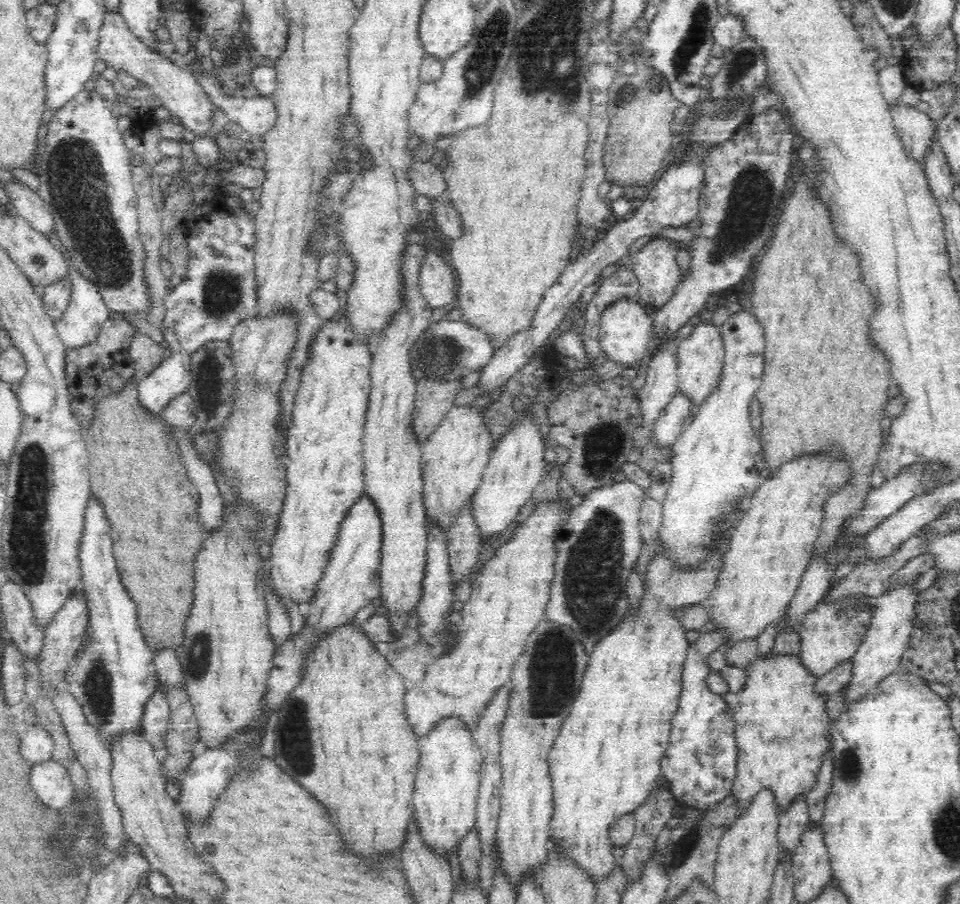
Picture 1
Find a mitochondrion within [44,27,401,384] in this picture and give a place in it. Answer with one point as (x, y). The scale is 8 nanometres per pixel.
(76, 174)

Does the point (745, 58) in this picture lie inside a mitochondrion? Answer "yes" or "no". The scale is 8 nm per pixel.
yes

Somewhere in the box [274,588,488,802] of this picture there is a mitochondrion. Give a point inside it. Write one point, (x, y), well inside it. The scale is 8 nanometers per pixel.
(296, 743)

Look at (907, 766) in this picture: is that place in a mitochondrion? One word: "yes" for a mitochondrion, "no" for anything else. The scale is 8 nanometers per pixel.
no

